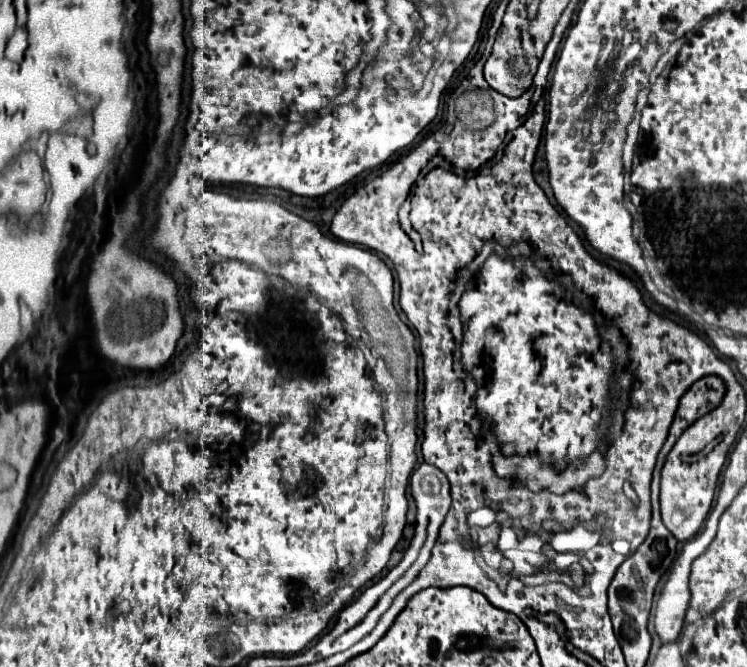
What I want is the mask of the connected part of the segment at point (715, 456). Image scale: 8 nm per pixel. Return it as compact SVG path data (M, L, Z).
M712 410L710 414L702 416L690 428L684 430L684 434L670 450L666 464L662 468L662 484L660 484L662 522L682 542L686 542L686 538L692 538L700 530L706 514L712 507L716 482L728 456L728 446L722 448L722 452L720 448L716 452L716 446L720 442L724 442L724 436L718 434L718 424L714 422L714 410Z

